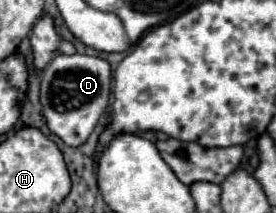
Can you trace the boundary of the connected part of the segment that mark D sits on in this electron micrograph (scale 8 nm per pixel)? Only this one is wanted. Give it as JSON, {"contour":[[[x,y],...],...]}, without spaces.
{"contour":[[[80,53],[56,55],[52,63],[44,69],[40,81],[40,105],[50,133],[60,137],[70,147],[82,145],[90,137],[100,115],[108,107],[110,81],[112,81],[110,65],[104,59]]]}

